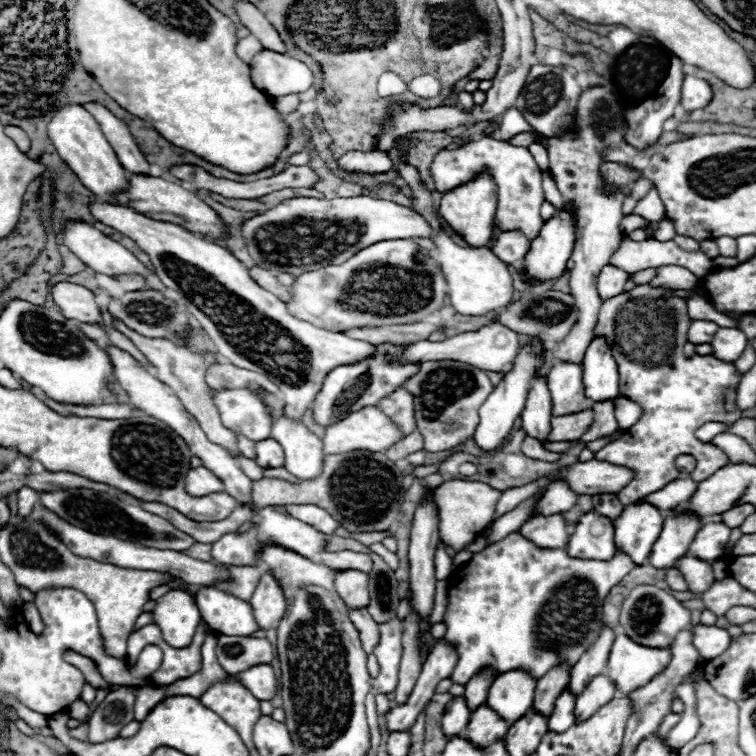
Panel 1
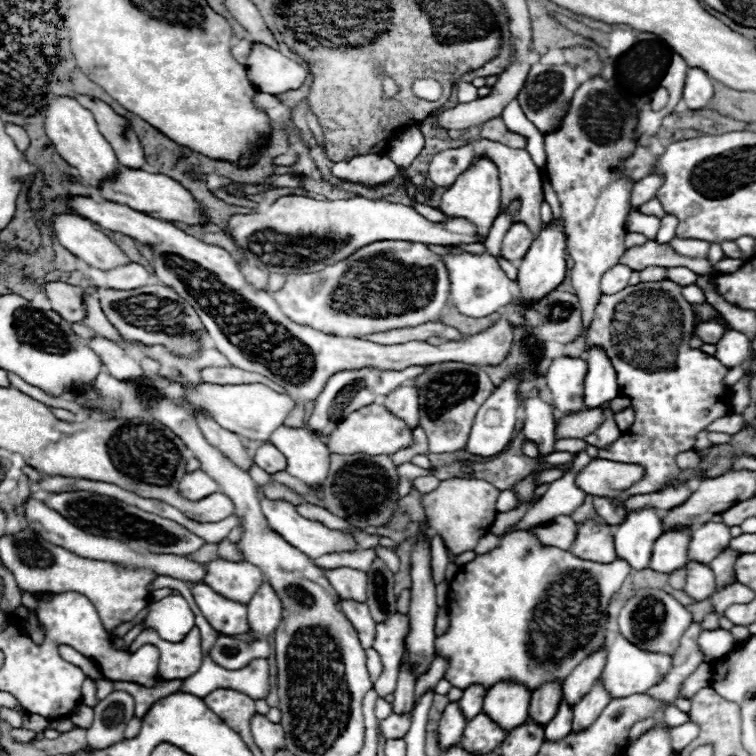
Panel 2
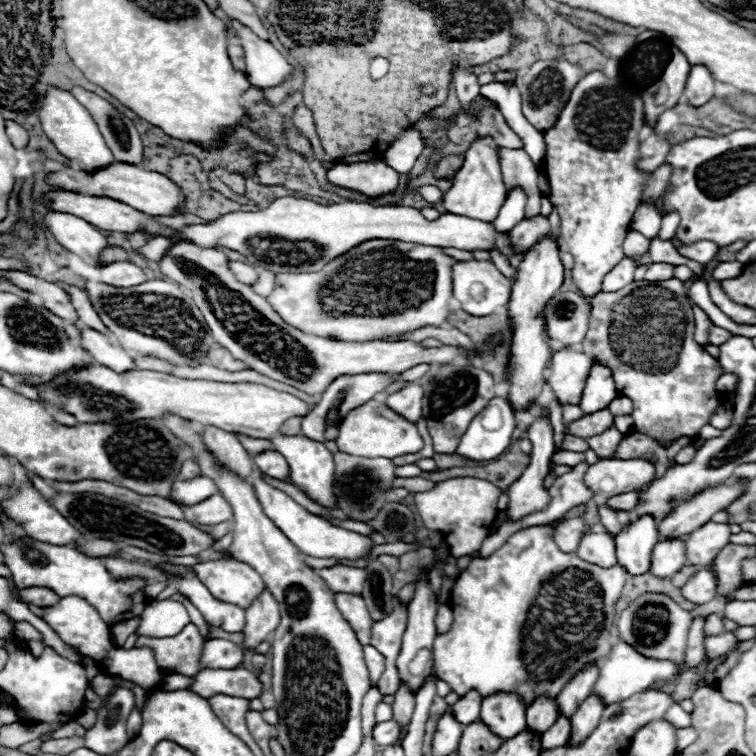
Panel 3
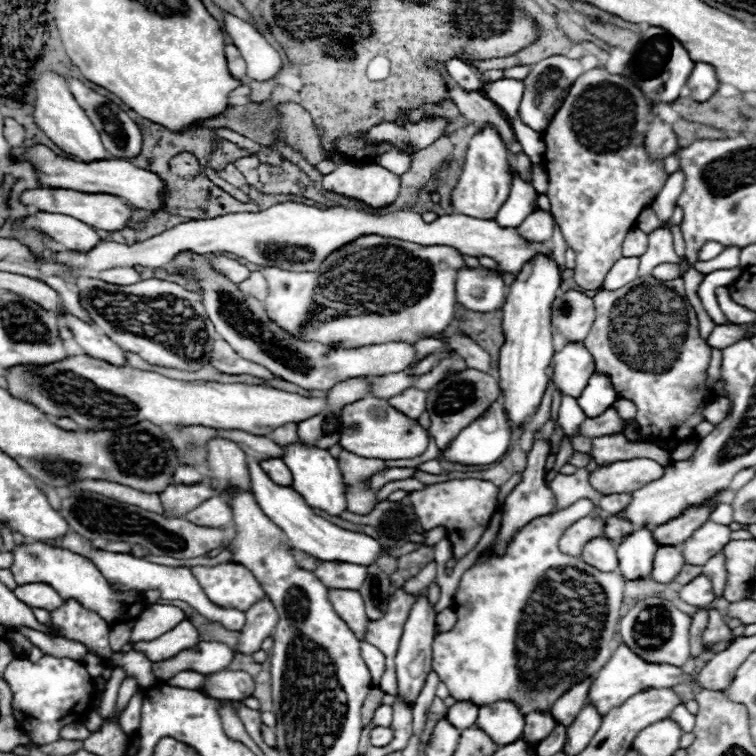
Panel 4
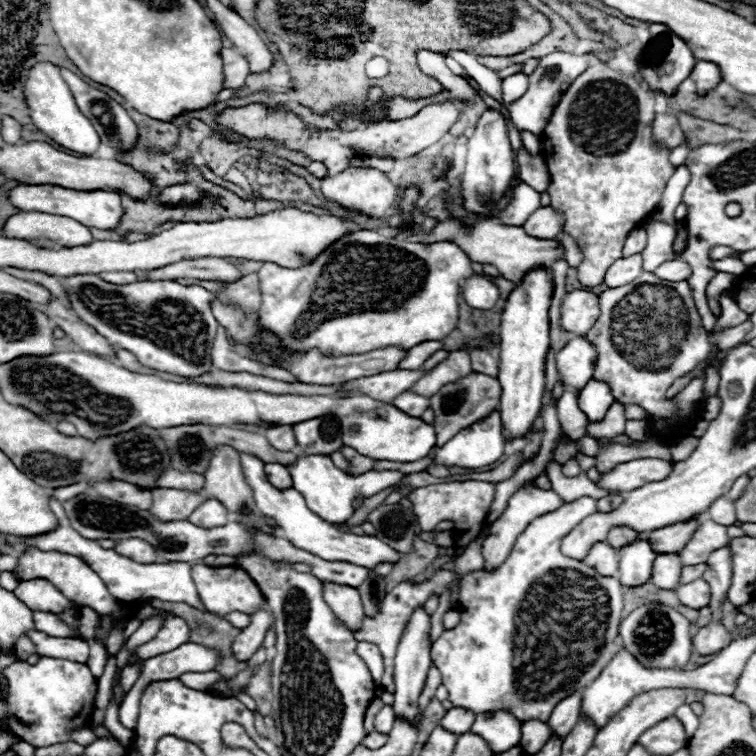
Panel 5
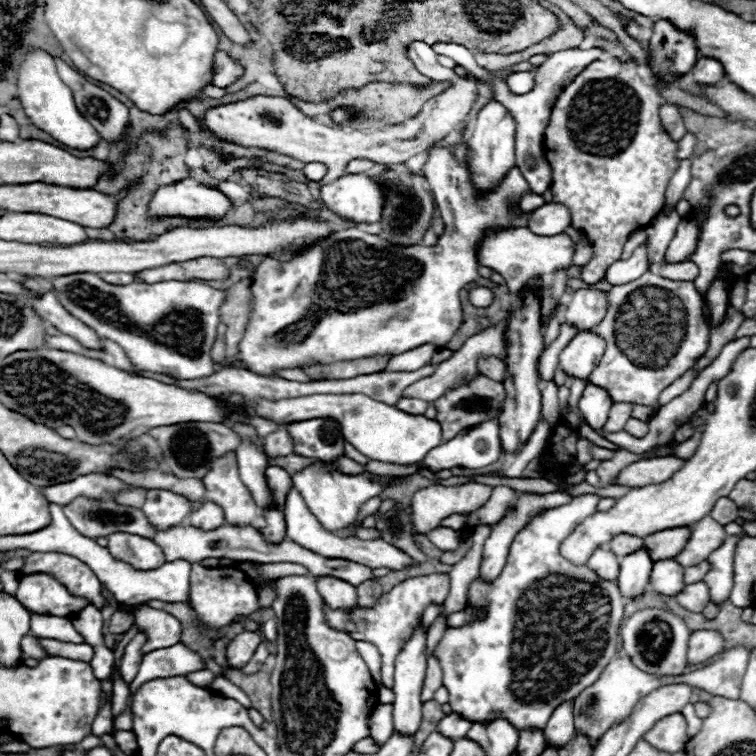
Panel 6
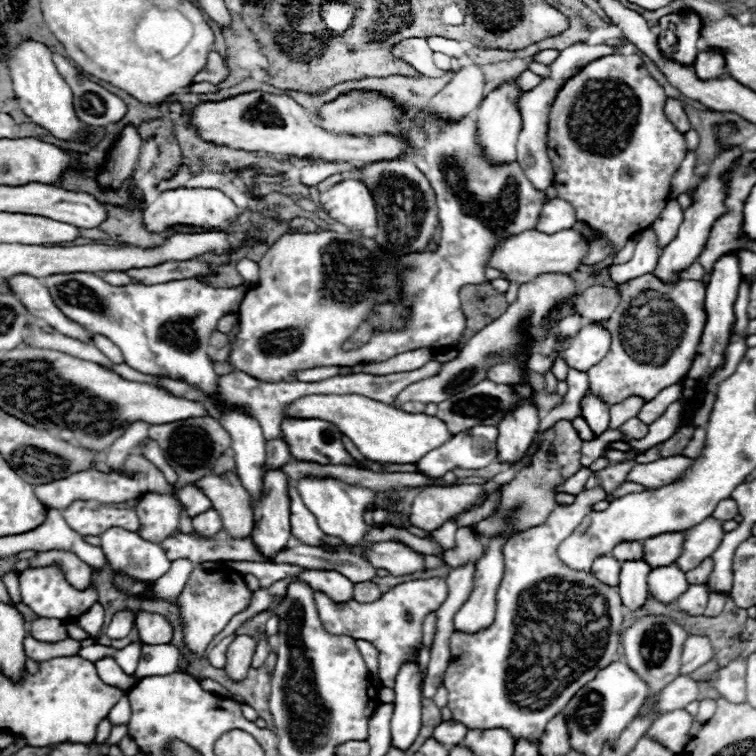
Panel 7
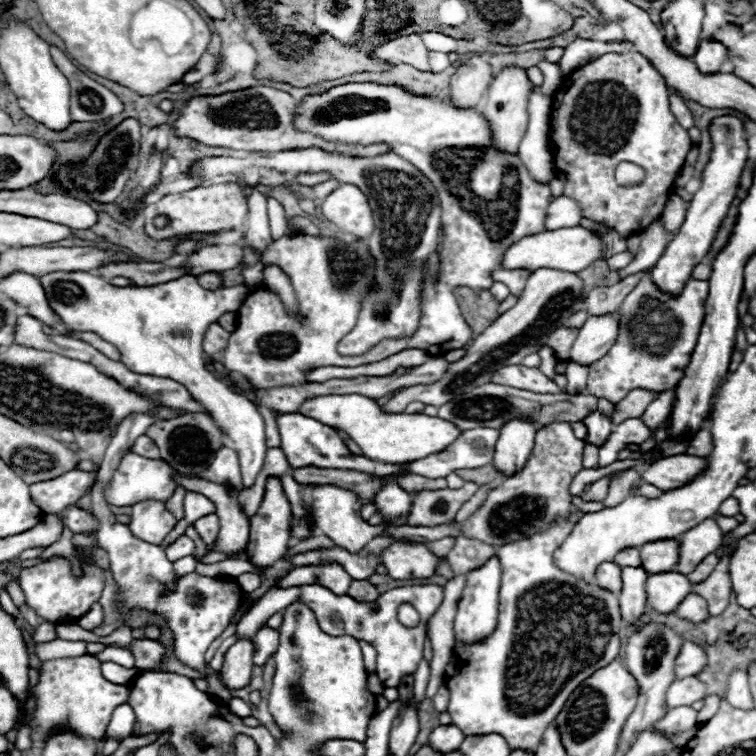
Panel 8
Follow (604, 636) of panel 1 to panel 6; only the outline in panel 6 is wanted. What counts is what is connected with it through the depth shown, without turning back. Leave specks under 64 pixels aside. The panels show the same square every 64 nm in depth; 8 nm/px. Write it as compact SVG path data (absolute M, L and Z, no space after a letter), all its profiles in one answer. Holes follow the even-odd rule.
M572 702L562 704L556 708L552 718L544 728L544 740L548 746L564 748L574 738L574 716L572 716Z

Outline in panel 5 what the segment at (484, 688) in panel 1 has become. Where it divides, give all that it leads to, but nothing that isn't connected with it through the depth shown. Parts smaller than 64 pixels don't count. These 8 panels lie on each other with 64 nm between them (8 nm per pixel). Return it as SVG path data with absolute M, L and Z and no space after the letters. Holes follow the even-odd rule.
M452 708L452 710L448 710L446 716L440 720L440 726L446 728L448 732L456 734L456 736L468 732L472 724L474 724L472 712L464 712L462 708Z

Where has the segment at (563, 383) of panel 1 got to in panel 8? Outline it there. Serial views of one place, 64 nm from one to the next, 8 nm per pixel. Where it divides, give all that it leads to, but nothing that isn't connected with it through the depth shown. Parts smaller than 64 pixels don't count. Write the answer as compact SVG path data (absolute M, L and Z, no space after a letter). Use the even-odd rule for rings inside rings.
M618 314L590 316L578 332L572 346L572 360L578 364L590 364L600 360L616 342L620 332Z

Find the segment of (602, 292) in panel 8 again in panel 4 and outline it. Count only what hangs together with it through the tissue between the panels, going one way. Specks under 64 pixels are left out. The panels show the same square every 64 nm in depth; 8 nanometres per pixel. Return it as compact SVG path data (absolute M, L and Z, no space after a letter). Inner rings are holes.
M578 290L564 292L562 298L556 296L552 304L552 324L568 340L584 340L588 336L596 318L596 308L592 296L586 296Z

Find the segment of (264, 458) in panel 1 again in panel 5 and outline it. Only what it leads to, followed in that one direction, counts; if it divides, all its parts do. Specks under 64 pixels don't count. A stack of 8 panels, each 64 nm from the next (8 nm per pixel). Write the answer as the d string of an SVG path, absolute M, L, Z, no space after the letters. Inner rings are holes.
M266 464L266 476L268 476L268 482L272 482L274 488L278 488L278 490L292 488L290 472L282 464Z

